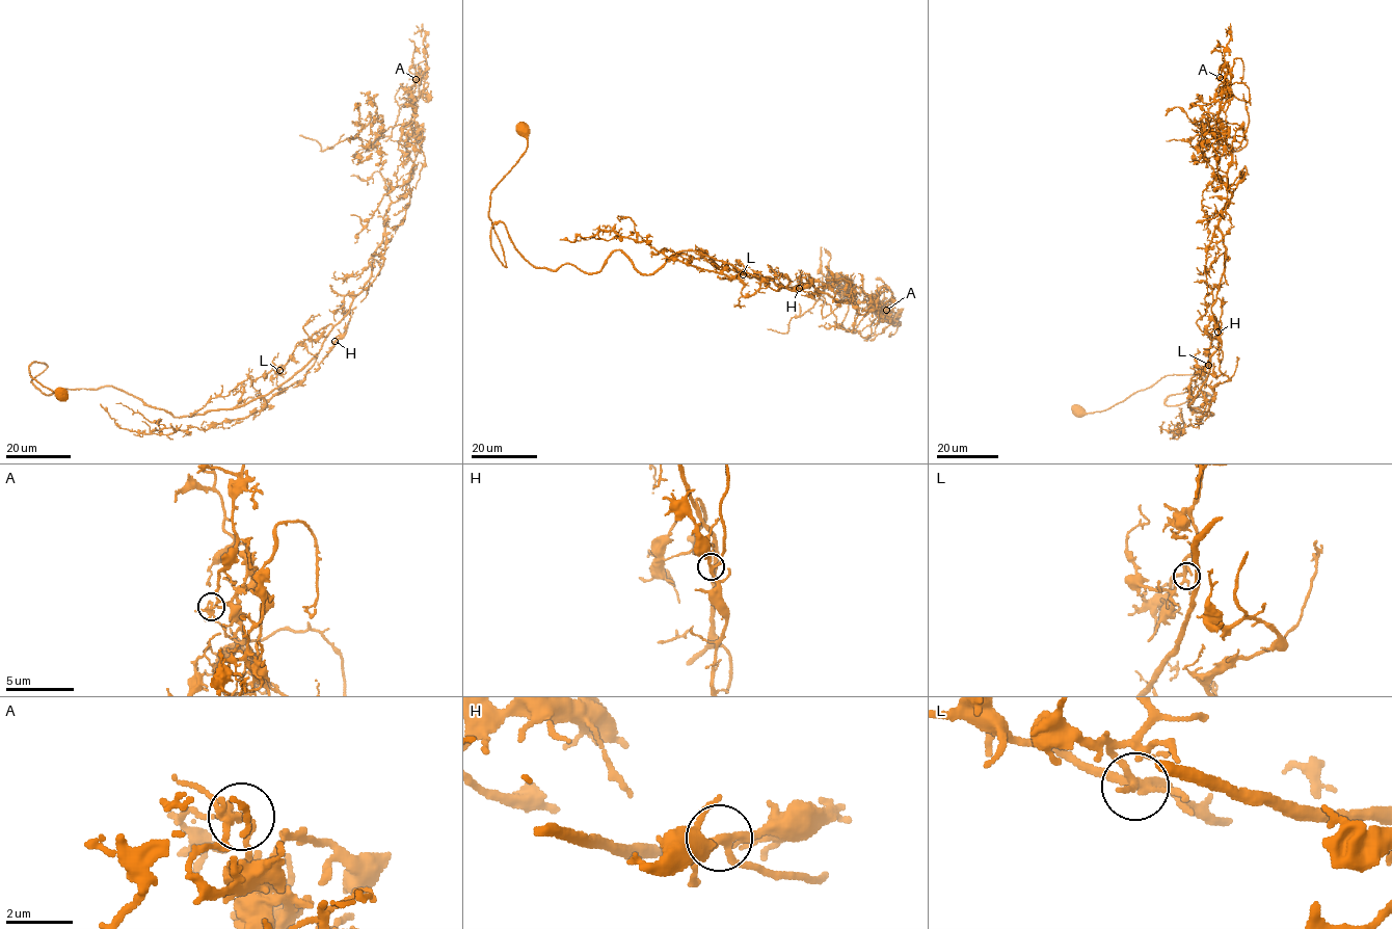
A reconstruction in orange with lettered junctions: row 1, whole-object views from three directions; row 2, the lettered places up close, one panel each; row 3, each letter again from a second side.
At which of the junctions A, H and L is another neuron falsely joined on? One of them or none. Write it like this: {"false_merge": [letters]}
{"false_merge": ["A"]}

